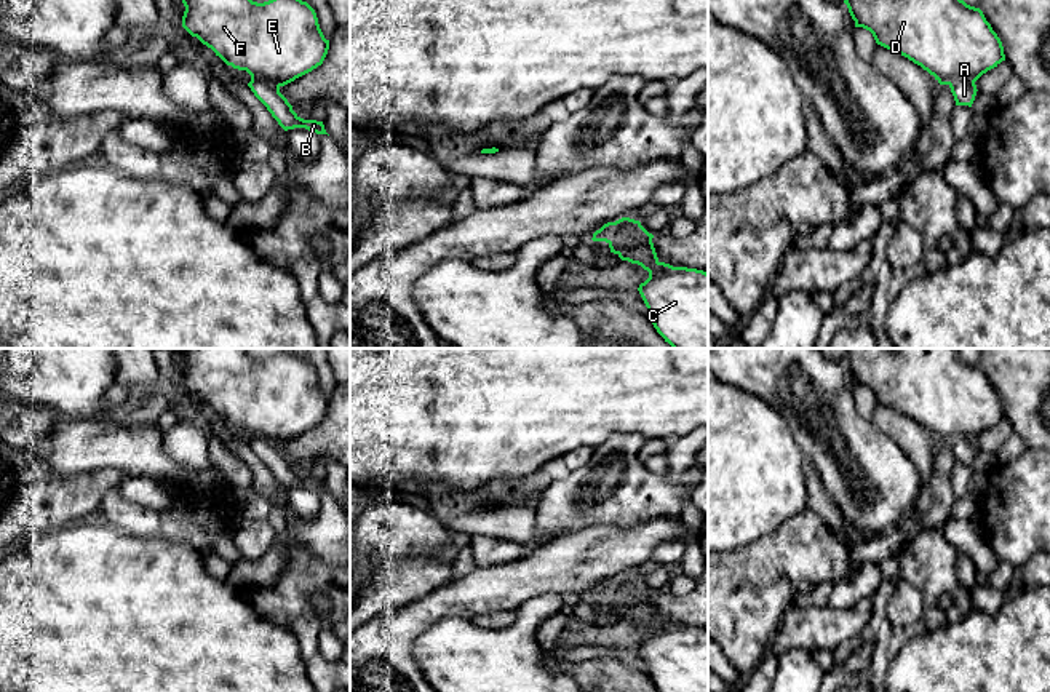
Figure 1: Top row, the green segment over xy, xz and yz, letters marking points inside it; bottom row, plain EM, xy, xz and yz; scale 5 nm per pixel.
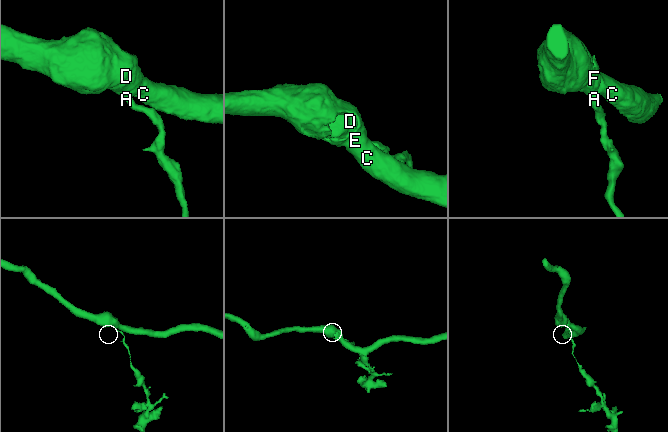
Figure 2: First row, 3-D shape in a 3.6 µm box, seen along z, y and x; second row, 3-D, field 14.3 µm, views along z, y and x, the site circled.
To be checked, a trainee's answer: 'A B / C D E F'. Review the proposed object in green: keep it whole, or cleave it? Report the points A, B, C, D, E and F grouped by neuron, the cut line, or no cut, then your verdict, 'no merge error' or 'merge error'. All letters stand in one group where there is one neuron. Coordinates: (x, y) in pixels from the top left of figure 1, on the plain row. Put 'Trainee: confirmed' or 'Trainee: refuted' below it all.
groups A B / C D E F; cut xy (251, 435), (264, 435), (278, 445); merge error
Trainee: confirmed

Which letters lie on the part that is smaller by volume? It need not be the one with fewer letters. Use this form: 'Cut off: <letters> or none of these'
Cut off: A, B

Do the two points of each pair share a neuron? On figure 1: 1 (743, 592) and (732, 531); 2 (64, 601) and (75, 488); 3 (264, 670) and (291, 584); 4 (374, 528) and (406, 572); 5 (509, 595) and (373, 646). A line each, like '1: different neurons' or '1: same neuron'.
1: different neurons
2: different neurons
3: different neurons
4: different neurons
5: same neuron

